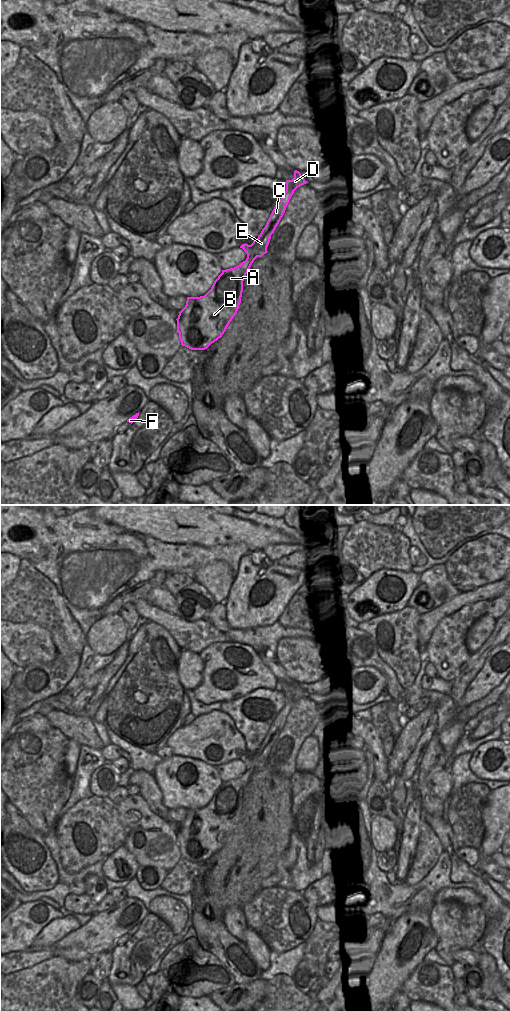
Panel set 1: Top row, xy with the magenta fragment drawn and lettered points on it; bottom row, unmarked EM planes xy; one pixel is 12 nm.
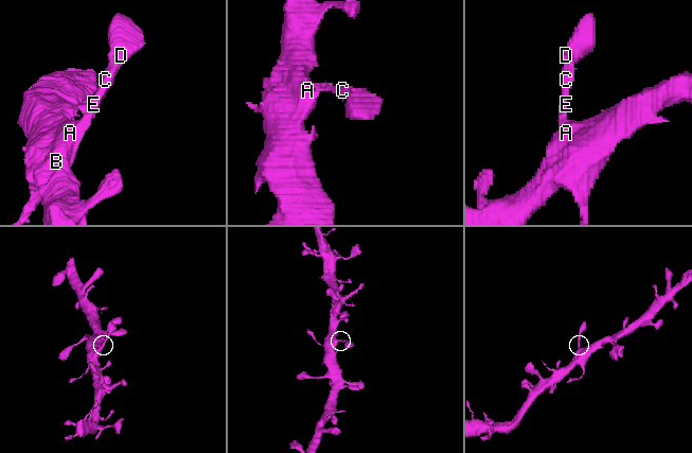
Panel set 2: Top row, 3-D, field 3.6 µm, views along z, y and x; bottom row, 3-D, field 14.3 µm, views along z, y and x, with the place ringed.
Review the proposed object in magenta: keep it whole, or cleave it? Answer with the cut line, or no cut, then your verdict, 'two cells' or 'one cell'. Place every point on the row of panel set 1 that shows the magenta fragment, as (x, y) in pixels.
no cut; one cell

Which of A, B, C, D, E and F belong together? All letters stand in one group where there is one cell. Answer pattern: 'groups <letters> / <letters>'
groups A B C D E F

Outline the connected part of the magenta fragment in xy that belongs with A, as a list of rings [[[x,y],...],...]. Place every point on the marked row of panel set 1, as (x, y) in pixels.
[[[297,170],[294,178],[287,180],[286,191],[275,205],[265,227],[251,245],[242,244],[247,258],[240,265],[222,270],[211,289],[200,297],[187,297],[185,307],[179,312],[177,331],[181,345],[191,350],[205,350],[222,337],[236,315],[243,292],[243,281],[257,257],[266,254],[274,233],[294,191],[307,182]]]

